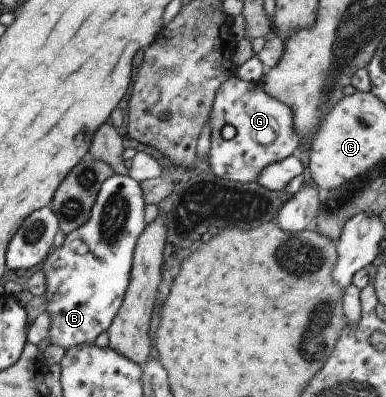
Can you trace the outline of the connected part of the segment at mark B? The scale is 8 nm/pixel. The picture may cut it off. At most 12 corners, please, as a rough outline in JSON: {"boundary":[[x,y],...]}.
{"boundary":[[102,181],[42,264],[50,344],[92,345],[119,309],[143,192]]}

